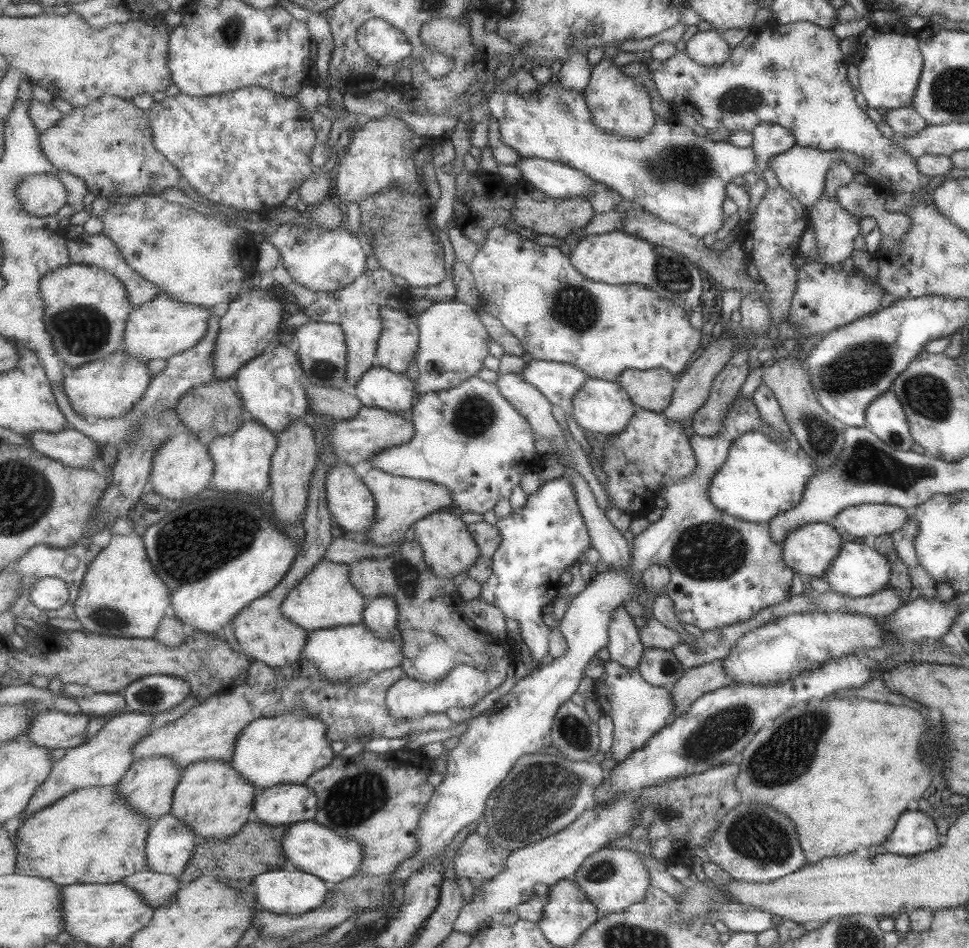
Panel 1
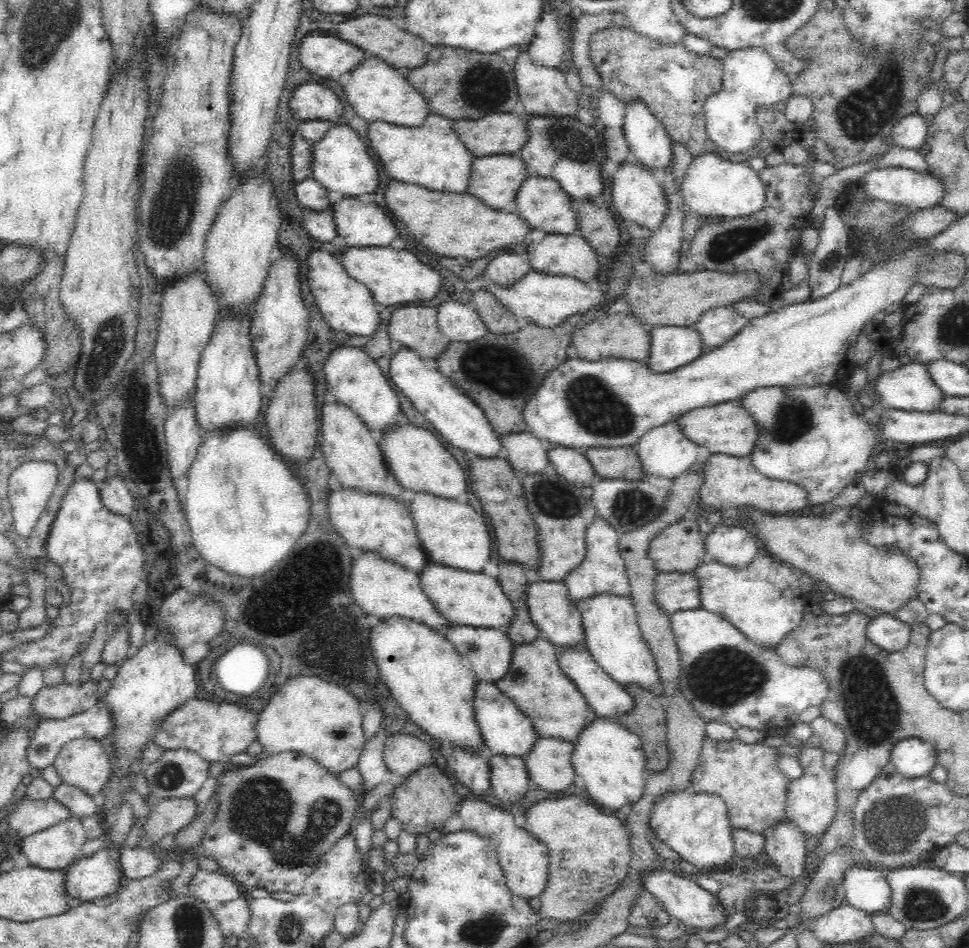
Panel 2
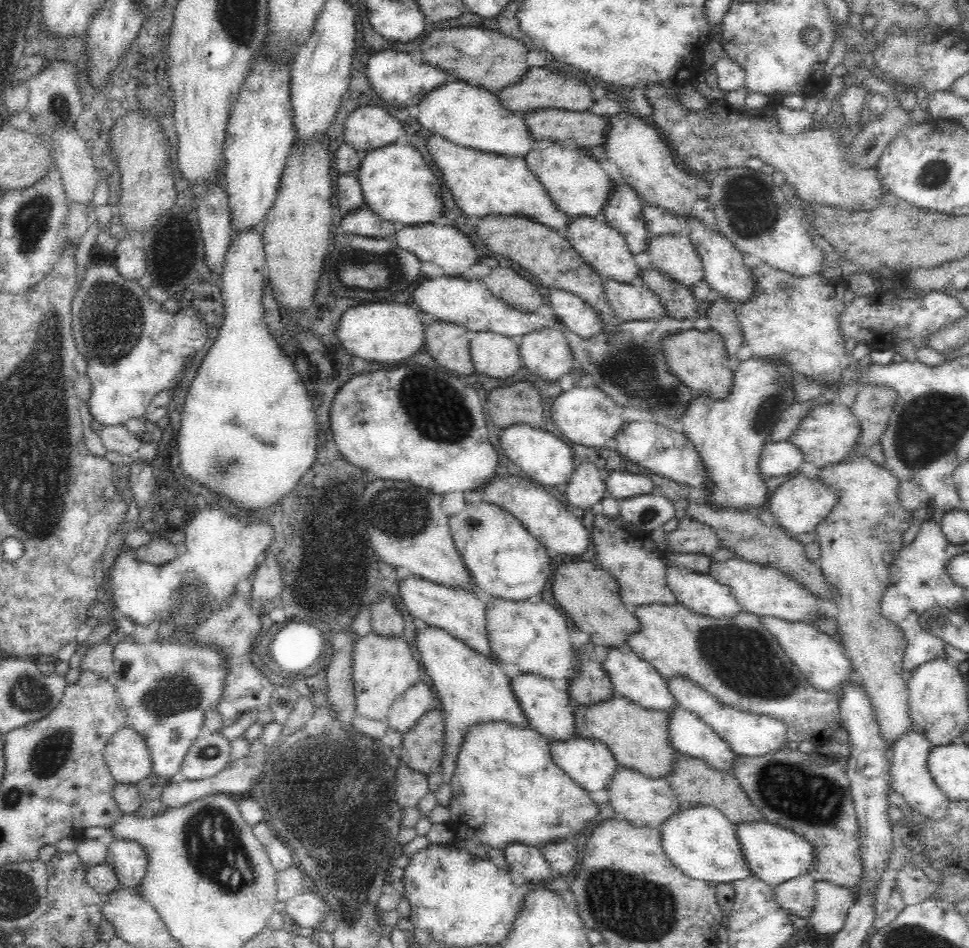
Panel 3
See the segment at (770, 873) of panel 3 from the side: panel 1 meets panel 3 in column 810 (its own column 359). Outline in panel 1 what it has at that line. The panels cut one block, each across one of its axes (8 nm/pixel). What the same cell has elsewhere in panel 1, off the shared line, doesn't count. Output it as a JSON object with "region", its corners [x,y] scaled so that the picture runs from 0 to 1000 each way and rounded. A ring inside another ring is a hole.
{"region":[[[323,864],[299,870],[291,890],[299,910],[313,920],[330,924],[331,928],[335,928],[342,935],[364,925],[372,919],[375,907],[377,907],[373,888],[352,882],[350,878],[346,878],[334,869],[329,869]]]}

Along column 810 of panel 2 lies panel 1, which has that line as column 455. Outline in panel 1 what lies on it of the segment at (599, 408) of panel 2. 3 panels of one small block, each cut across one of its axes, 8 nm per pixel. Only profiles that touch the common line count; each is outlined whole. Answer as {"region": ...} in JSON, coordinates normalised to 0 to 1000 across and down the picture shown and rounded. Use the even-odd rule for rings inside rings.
{"region":[[[469,314],[447,319],[433,332],[433,370],[429,376],[432,398],[429,411],[432,416],[471,409],[490,397],[505,376],[505,361],[509,360],[496,335],[495,326]]]}

